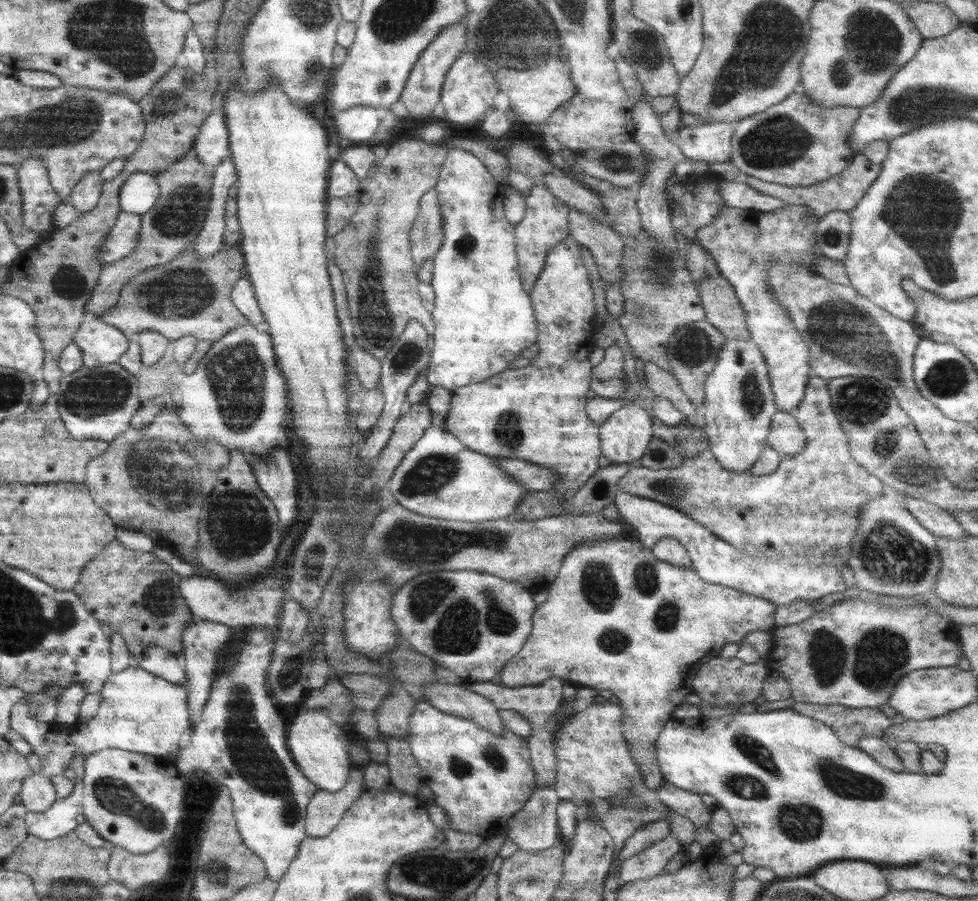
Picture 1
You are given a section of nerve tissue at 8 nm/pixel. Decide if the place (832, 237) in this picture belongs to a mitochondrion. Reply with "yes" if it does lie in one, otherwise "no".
yes

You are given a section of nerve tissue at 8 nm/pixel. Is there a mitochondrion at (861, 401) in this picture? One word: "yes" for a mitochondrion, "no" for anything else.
yes

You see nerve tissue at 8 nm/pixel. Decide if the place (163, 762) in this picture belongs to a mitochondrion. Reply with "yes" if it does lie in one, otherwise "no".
no

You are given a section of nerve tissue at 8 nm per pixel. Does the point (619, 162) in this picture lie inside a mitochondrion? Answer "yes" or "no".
yes

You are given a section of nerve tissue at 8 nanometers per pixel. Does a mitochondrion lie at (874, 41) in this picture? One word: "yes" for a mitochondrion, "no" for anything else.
yes

